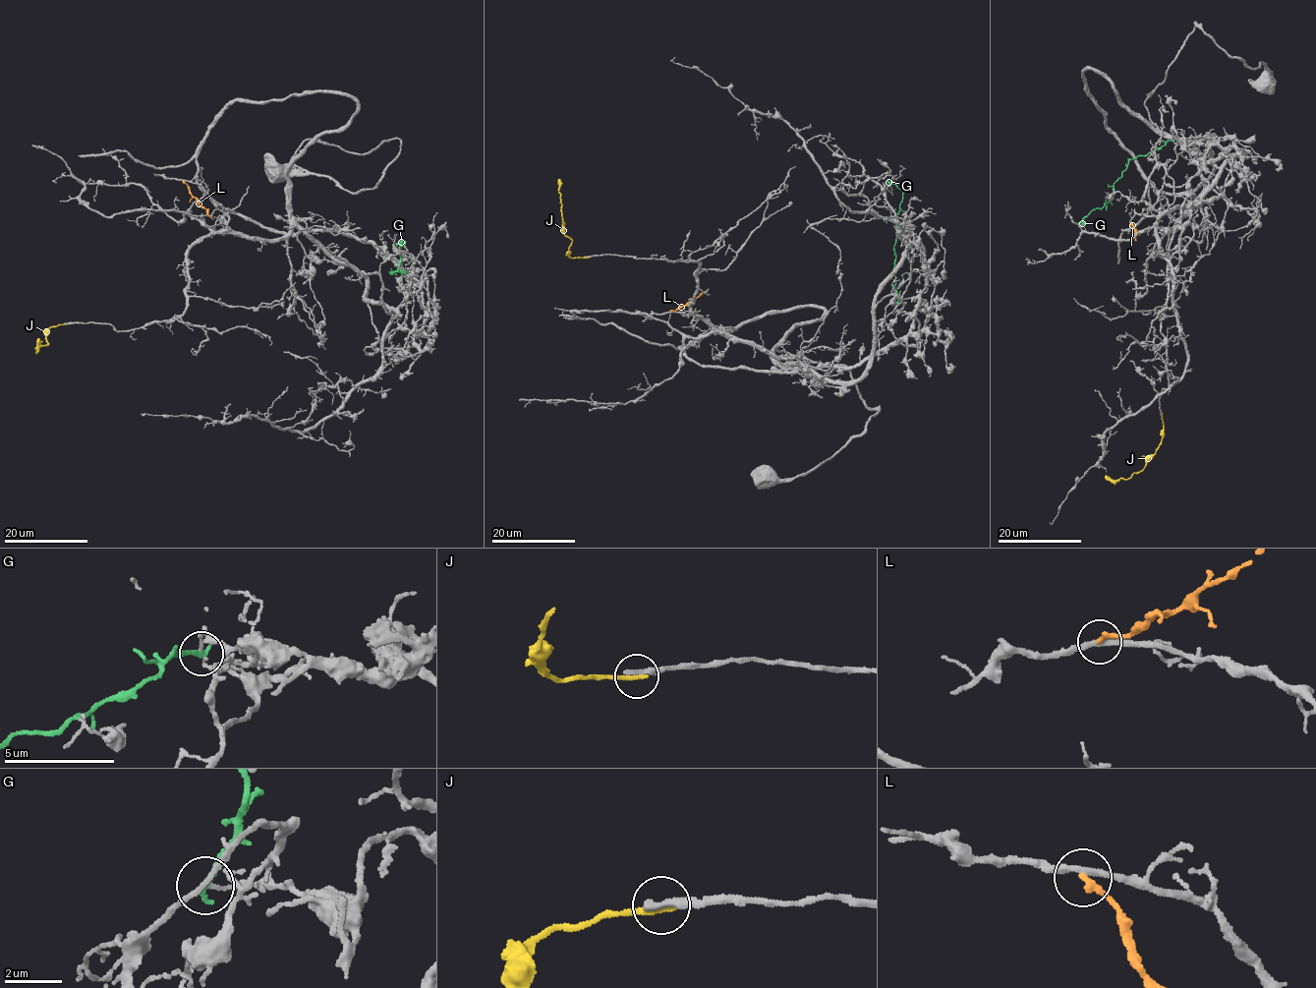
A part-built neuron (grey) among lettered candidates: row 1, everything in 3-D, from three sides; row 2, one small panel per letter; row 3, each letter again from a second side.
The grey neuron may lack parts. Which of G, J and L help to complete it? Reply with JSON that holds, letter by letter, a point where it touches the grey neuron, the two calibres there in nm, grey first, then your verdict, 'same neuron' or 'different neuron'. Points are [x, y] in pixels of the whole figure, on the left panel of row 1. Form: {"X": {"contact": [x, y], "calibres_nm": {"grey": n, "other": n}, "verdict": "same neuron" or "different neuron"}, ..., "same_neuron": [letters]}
{"G": {"contact": [396, 244], "calibres_nm": {"grey": 120, "other": 260}, "verdict": "different neuron"}, "J": {"contact": [67, 323], "calibres_nm": {"grey": 300, "other": 220}, "verdict": "different neuron"}, "L": {"contact": [183, 181], "calibres_nm": {"grey": 240, "other": 240}, "verdict": "different neuron"}, "same_neuron": []}

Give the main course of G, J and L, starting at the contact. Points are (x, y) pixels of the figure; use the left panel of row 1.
G: (396, 244), (402, 246), (399, 241), (402, 242), (399, 268), (401, 273), (405, 272), (390, 268)
J: (67, 322), (49, 328), (47, 344), (40, 346), (36, 352), (39, 338)
L: (182, 181), (211, 217)

